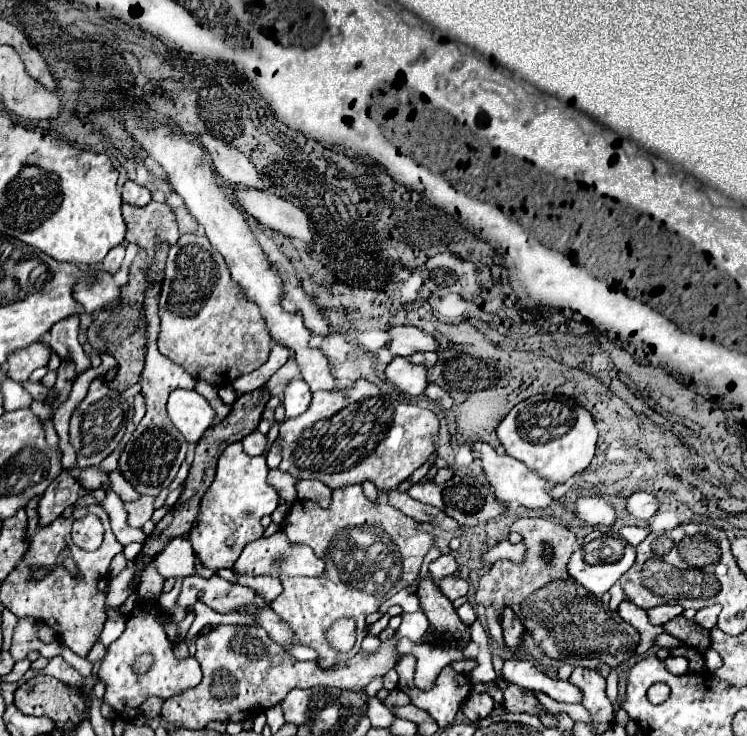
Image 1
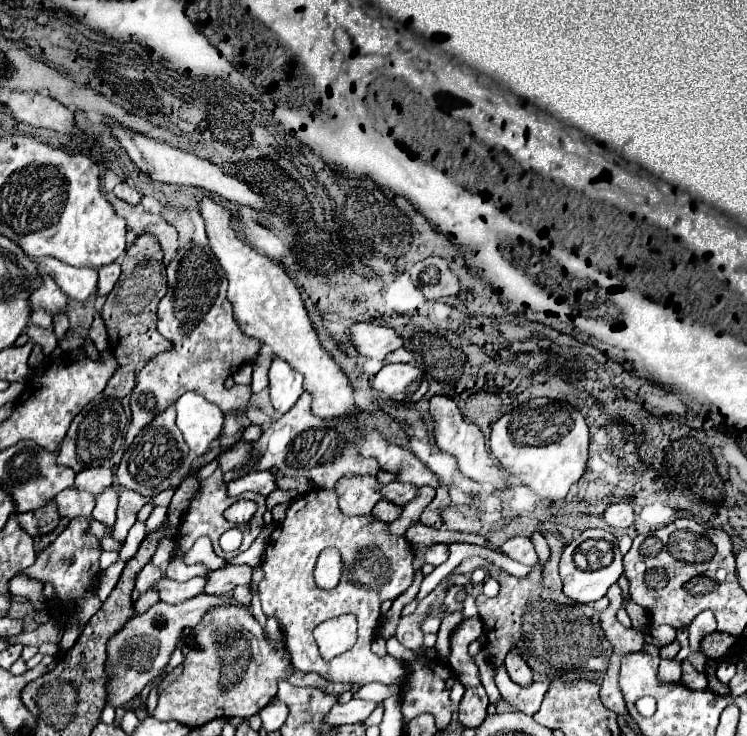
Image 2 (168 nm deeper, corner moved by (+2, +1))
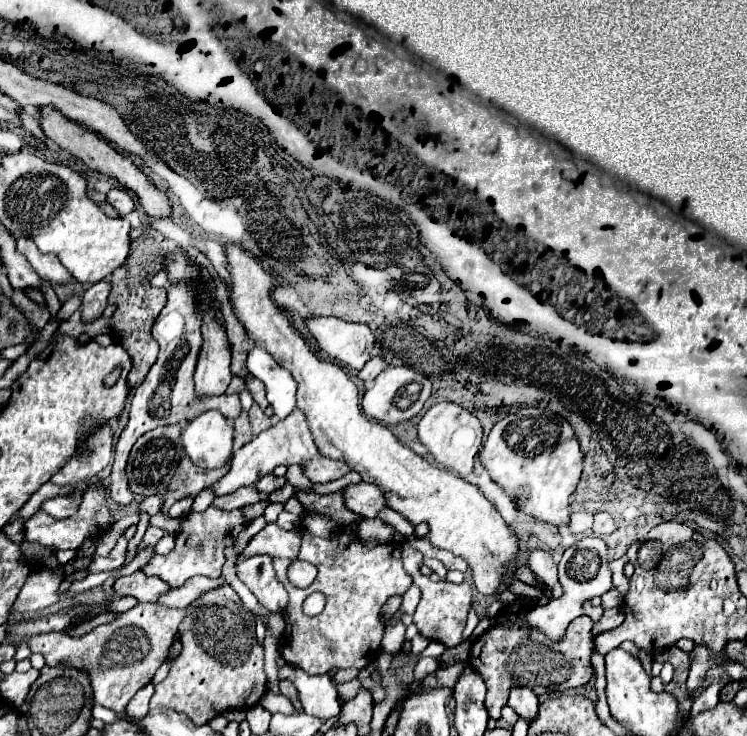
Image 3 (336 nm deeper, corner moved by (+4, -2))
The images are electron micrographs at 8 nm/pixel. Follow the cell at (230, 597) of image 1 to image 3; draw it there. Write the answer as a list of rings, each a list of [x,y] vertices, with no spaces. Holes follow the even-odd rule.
[[[136,571],[132,575],[124,575],[120,579],[116,579],[114,583],[114,593],[118,597],[126,597],[132,595],[136,597],[140,603],[148,603],[148,601],[156,601],[162,593],[166,593],[170,587],[158,579],[158,577],[146,577],[142,571]]]

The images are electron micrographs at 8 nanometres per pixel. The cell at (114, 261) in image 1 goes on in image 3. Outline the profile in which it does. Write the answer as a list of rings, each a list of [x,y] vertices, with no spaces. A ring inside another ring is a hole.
[[[100,281],[94,283],[82,297],[82,321],[84,323],[92,323],[94,319],[102,317],[104,309],[106,309],[106,297],[110,293],[110,283]]]

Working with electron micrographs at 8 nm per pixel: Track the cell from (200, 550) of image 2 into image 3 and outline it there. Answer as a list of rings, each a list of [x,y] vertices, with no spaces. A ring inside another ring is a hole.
[[[268,523],[244,549],[244,553],[238,557],[238,561],[250,557],[250,555],[270,555],[270,557],[286,557],[296,559],[300,549],[300,531],[284,531],[276,523]]]

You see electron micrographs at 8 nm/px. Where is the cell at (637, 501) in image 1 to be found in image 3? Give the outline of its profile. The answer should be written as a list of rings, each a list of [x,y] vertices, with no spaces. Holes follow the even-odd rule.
[[[596,513],[592,531],[598,535],[610,535],[616,531],[616,521],[608,513]]]

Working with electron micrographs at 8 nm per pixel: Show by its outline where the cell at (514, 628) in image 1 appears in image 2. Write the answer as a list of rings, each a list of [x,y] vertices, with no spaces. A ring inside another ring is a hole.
[[[512,648],[504,660],[506,670],[512,678],[512,682],[520,684],[520,686],[530,686],[532,684],[532,670],[528,668],[522,652],[518,648]]]

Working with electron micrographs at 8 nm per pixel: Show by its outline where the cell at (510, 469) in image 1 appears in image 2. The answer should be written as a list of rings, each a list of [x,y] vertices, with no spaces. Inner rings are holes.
[[[442,394],[432,396],[432,398],[430,398],[430,414],[432,414],[432,418],[436,420],[436,430],[434,430],[434,432],[436,432],[436,442],[438,442],[438,446],[440,446],[444,452],[448,452],[448,454],[452,454],[452,456],[458,458],[458,466],[460,466],[460,470],[462,470],[468,478],[472,478],[472,480],[476,480],[476,482],[488,482],[488,484],[492,484],[496,490],[506,490],[506,488],[508,488],[508,484],[510,484],[510,480],[512,480],[512,474],[510,474],[508,470],[504,470],[502,466],[496,466],[494,460],[488,458],[490,454],[488,454],[488,450],[486,450],[486,442],[484,442],[482,430],[480,430],[476,424],[464,422],[462,412],[458,410],[458,406],[456,406],[456,402],[454,402],[452,398],[442,396]]]

